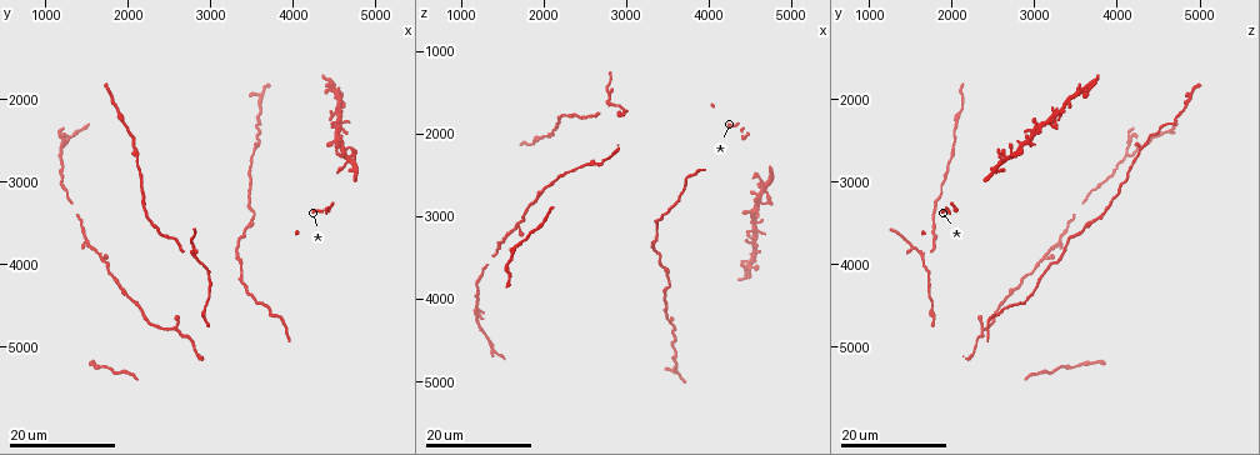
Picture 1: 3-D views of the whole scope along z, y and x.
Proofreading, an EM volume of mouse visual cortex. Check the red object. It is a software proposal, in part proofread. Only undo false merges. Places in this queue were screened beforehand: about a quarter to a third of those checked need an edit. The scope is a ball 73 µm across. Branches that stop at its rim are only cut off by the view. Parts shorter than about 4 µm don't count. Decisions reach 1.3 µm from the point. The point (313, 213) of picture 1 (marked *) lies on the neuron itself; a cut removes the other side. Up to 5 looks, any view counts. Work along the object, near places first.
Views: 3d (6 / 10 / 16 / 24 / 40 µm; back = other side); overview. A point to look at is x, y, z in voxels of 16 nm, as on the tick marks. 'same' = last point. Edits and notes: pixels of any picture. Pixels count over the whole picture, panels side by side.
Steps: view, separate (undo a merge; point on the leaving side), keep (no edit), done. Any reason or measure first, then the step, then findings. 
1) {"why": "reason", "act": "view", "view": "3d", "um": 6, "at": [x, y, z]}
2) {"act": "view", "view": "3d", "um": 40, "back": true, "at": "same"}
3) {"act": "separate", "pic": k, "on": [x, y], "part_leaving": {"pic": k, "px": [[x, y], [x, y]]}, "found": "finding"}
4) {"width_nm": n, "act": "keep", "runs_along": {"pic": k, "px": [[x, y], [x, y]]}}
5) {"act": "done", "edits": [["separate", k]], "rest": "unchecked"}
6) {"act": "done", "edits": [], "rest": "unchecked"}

{"why": "sudden change in width", "act": "view", "view": "3d", "um": 24, "at": [2800, 3800, 1550]}

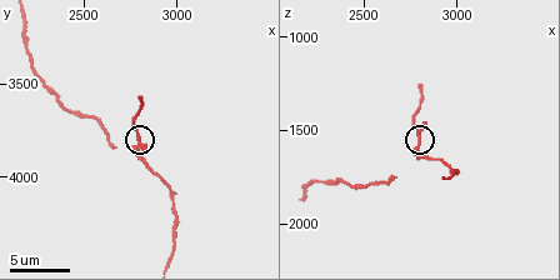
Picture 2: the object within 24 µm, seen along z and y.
{"act": "view", "view": "3d", "um": 6, "at": [2800, 3800, 1540]}

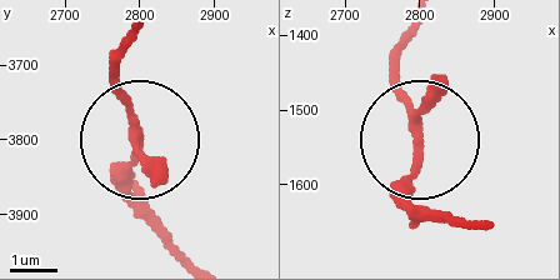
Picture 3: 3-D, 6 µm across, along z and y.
{"width_nm": 160, "act": "keep", "found": "all the same neuron"}

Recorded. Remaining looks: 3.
{"why": "three-way junction", "act": "view", "view": "3d", "um": 16, "at": [1450, 3650, 3300]}

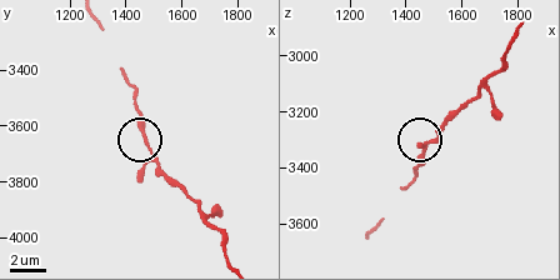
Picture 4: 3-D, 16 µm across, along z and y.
{"why": "closer look", "act": "view", "view": "3d", "um": 10, "at": "same"}

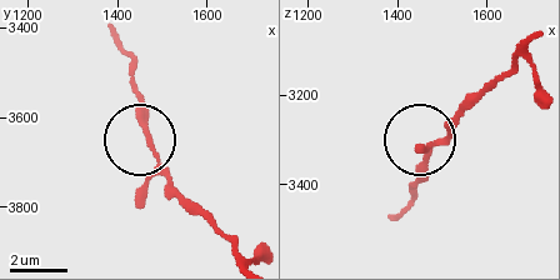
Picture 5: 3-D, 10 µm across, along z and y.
{"act": "keep", "runs_along": {"pic": 5, "px": [[246, 259], [158, 165], [136, 89]]}, "found": "continuous, no second neuron"}

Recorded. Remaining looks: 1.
{"act": "done", "edits": [], "rest": "unchecked"}

